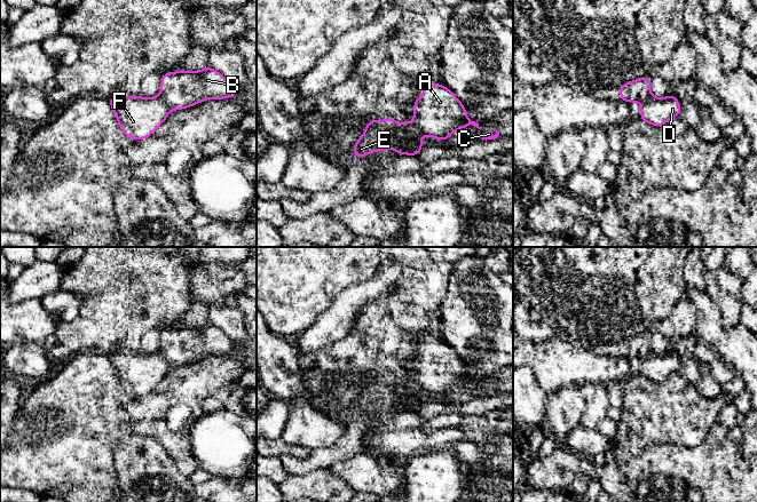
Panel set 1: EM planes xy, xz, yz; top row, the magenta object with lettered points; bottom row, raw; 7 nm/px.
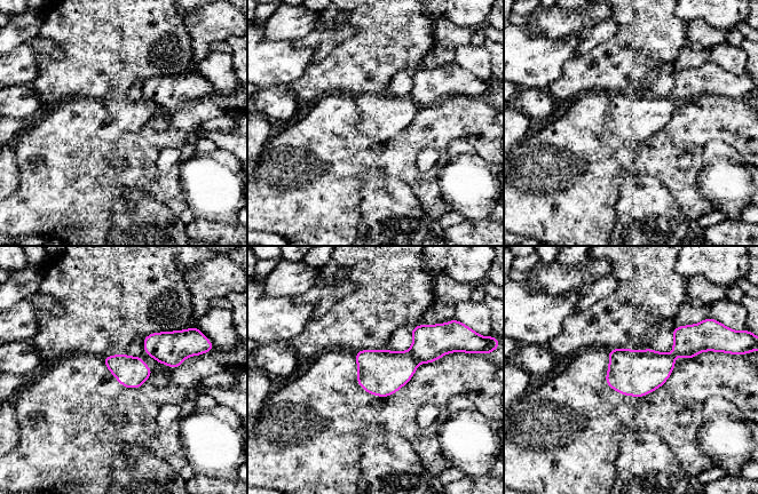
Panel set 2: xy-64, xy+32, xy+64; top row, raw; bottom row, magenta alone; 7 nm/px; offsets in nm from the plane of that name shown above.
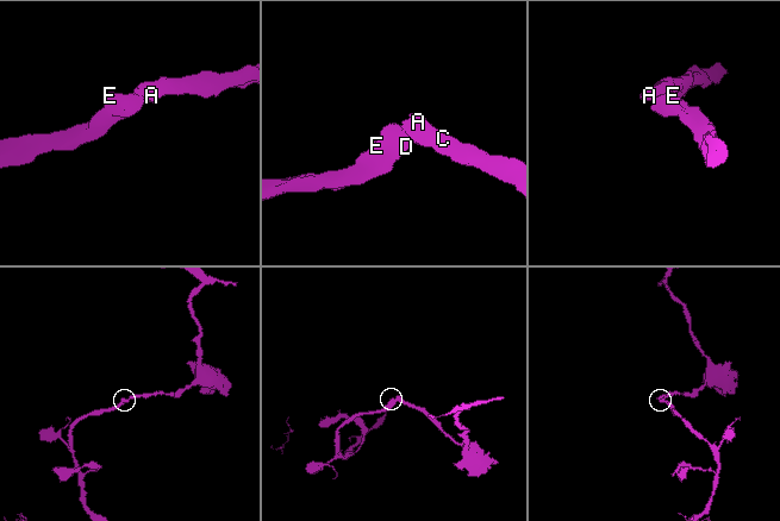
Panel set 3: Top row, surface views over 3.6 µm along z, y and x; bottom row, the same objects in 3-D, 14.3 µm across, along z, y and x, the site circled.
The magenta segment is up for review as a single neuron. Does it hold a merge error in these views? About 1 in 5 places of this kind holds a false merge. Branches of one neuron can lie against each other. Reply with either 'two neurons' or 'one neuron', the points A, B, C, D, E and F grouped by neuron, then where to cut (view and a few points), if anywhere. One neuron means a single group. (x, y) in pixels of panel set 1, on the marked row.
two neurons | A B C / D E F | xy (158, 96), (168, 108)

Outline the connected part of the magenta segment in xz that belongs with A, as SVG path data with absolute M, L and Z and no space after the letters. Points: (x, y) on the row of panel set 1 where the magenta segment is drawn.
M439 82L423 88L423 96L415 101L413 109L415 123L419 127L421 134L440 141L449 138L455 130L468 125L482 129L478 122L471 121L470 118L466 117L466 109L457 99L455 94Z

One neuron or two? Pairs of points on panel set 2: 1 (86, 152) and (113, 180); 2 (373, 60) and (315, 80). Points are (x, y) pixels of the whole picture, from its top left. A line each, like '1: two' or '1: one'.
1: one
2: one

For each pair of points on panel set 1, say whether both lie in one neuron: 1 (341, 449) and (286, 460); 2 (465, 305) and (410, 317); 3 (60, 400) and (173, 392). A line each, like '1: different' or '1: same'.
1: same
2: different
3: same

